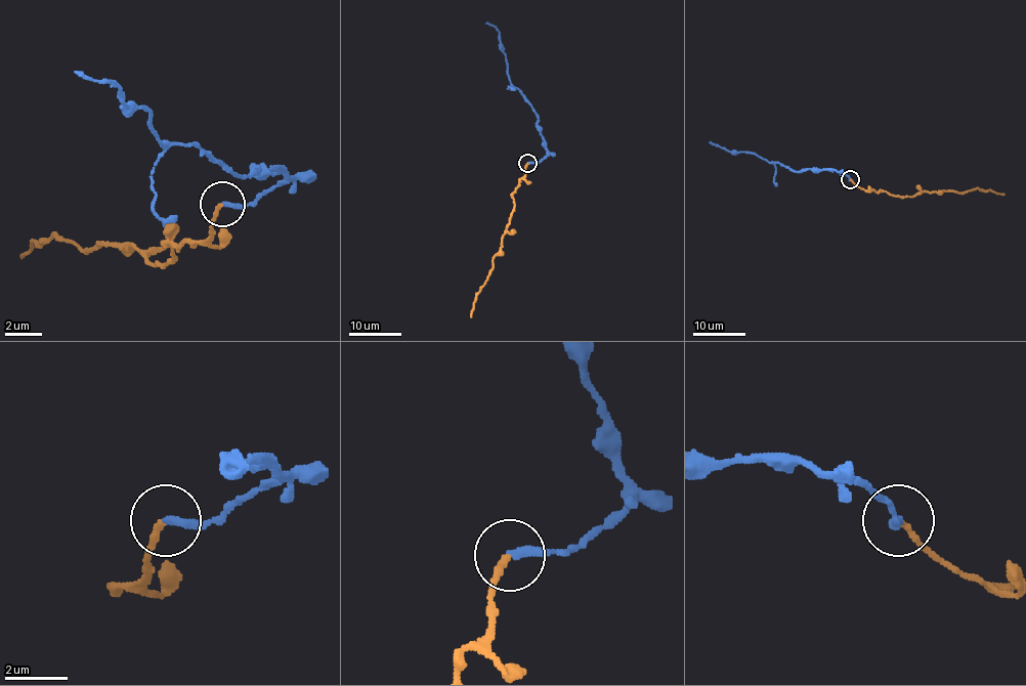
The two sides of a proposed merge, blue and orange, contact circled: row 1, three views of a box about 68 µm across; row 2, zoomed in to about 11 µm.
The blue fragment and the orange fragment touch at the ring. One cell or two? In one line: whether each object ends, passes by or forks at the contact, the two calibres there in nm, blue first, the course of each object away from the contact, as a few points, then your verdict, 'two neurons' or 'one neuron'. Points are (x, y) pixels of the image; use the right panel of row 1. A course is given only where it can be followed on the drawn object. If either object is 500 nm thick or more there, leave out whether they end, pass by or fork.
blue ends; orange ends; calibres 280 and 190 nm; course blue (850, 179), (842, 172), (827, 169), (795, 172), (750, 153), (730, 153), (710, 141); course orange (850, 179), (864, 190), (901, 197), (914, 197), (924, 191), (966, 193), (976, 188), (1005, 194); one neuron

